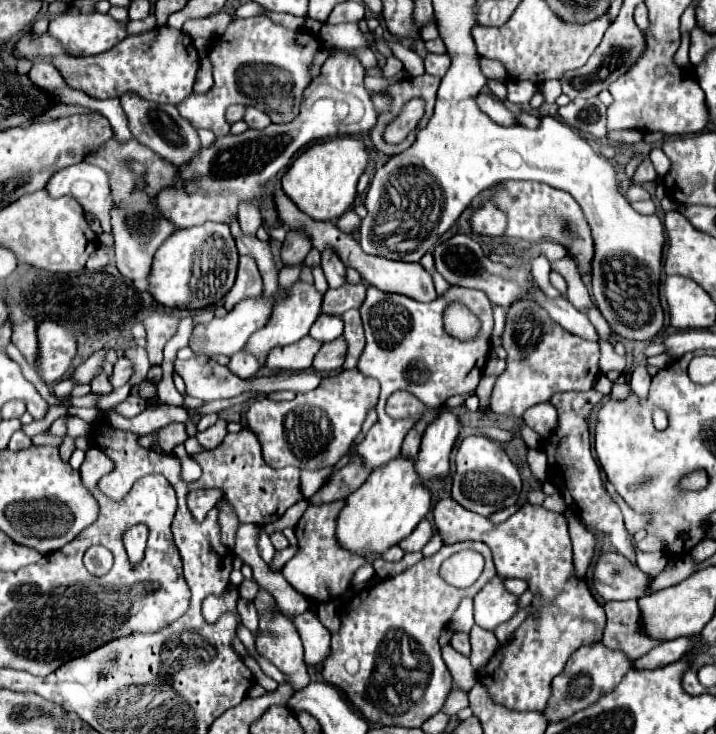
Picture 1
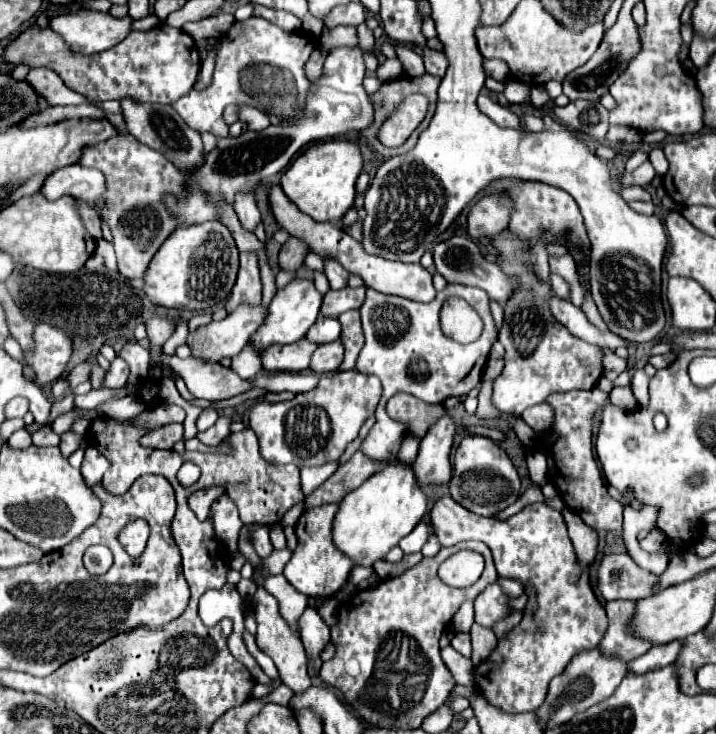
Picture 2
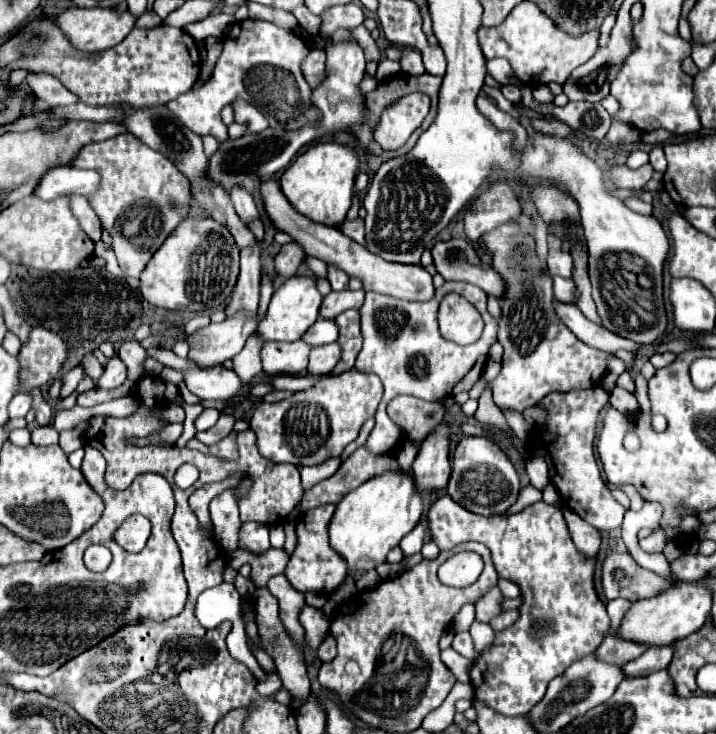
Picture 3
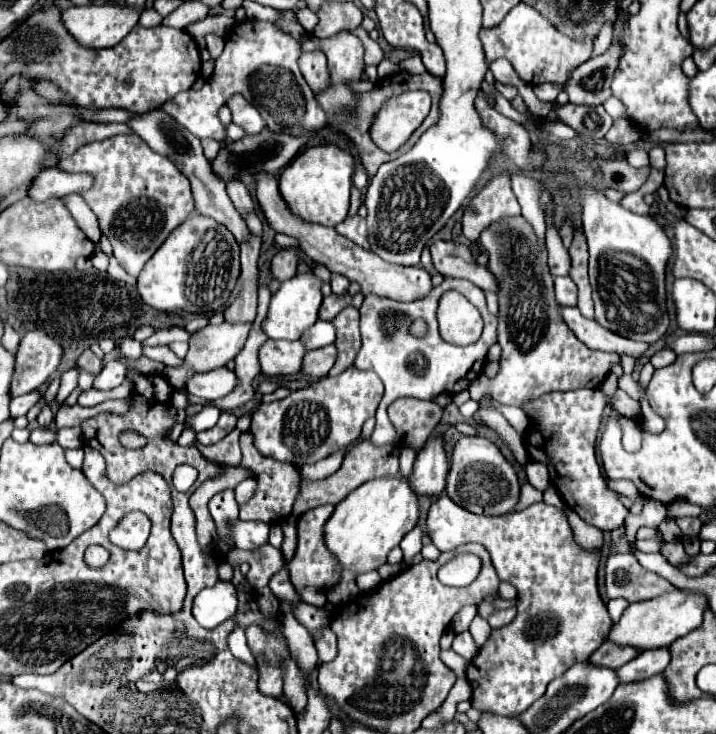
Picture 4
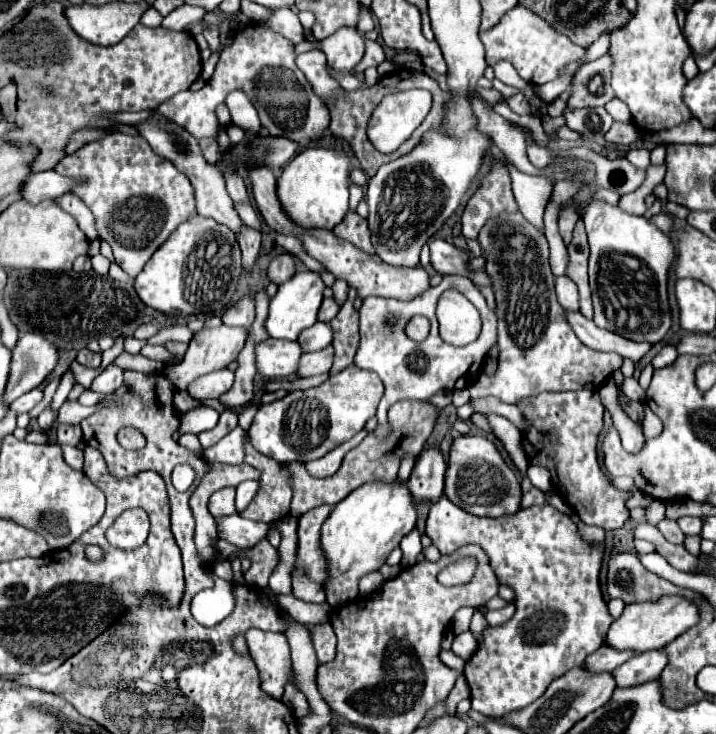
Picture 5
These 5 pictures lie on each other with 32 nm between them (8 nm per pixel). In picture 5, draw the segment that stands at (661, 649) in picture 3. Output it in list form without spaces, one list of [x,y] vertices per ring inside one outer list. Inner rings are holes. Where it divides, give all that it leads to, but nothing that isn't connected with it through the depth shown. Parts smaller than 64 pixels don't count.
[[[652,650],[652,652],[636,654],[634,658],[618,666],[612,674],[616,678],[616,684],[626,688],[658,678],[666,664],[668,664],[668,654],[664,650]]]

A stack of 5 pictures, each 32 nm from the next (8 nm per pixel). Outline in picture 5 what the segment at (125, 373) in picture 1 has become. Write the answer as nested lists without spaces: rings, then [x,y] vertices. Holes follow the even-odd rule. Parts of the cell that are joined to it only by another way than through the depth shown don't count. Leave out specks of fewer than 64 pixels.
[[[108,364],[92,382],[90,390],[100,392],[100,394],[110,394],[116,388],[120,388],[124,382],[124,368],[116,366],[116,364]]]

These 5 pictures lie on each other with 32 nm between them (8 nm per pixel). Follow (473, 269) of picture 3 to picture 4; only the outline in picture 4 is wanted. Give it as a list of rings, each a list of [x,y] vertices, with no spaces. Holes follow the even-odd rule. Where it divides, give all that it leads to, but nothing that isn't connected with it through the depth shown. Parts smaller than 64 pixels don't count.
[[[436,240],[430,246],[434,268],[444,278],[464,278],[476,284],[482,290],[490,290],[498,294],[498,280],[492,276],[488,266],[480,266],[476,262],[476,256],[468,244],[462,242],[444,242]]]

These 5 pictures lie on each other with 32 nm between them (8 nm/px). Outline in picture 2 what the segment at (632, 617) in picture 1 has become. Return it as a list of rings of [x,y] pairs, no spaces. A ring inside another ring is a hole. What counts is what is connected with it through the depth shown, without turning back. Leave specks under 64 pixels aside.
[[[613,600],[606,602],[608,614],[608,632],[604,634],[600,646],[606,656],[620,656],[624,662],[630,662],[652,648],[650,640],[642,640],[630,634],[630,620],[634,616],[636,602],[632,600]]]

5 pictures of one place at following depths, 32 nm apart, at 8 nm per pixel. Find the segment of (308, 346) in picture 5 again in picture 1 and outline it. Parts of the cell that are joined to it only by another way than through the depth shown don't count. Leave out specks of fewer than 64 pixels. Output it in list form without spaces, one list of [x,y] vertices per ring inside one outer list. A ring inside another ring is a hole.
[[[320,314],[316,324],[310,330],[310,336],[320,340],[320,342],[330,342],[338,336],[342,336],[344,330],[344,320],[342,316],[334,316],[334,314]]]

